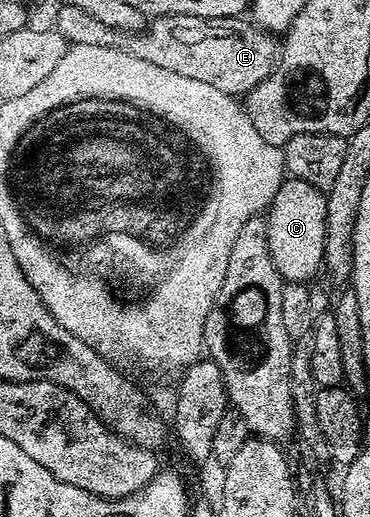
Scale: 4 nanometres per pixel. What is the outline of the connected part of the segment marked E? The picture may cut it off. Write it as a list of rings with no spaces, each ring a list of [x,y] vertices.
[[[157,16],[134,40],[135,55],[153,62],[153,66],[185,74],[185,78],[197,78],[197,82],[217,86],[217,90],[236,98],[252,92],[277,63],[276,37],[255,27],[250,19],[237,16],[212,20],[200,16]]]

